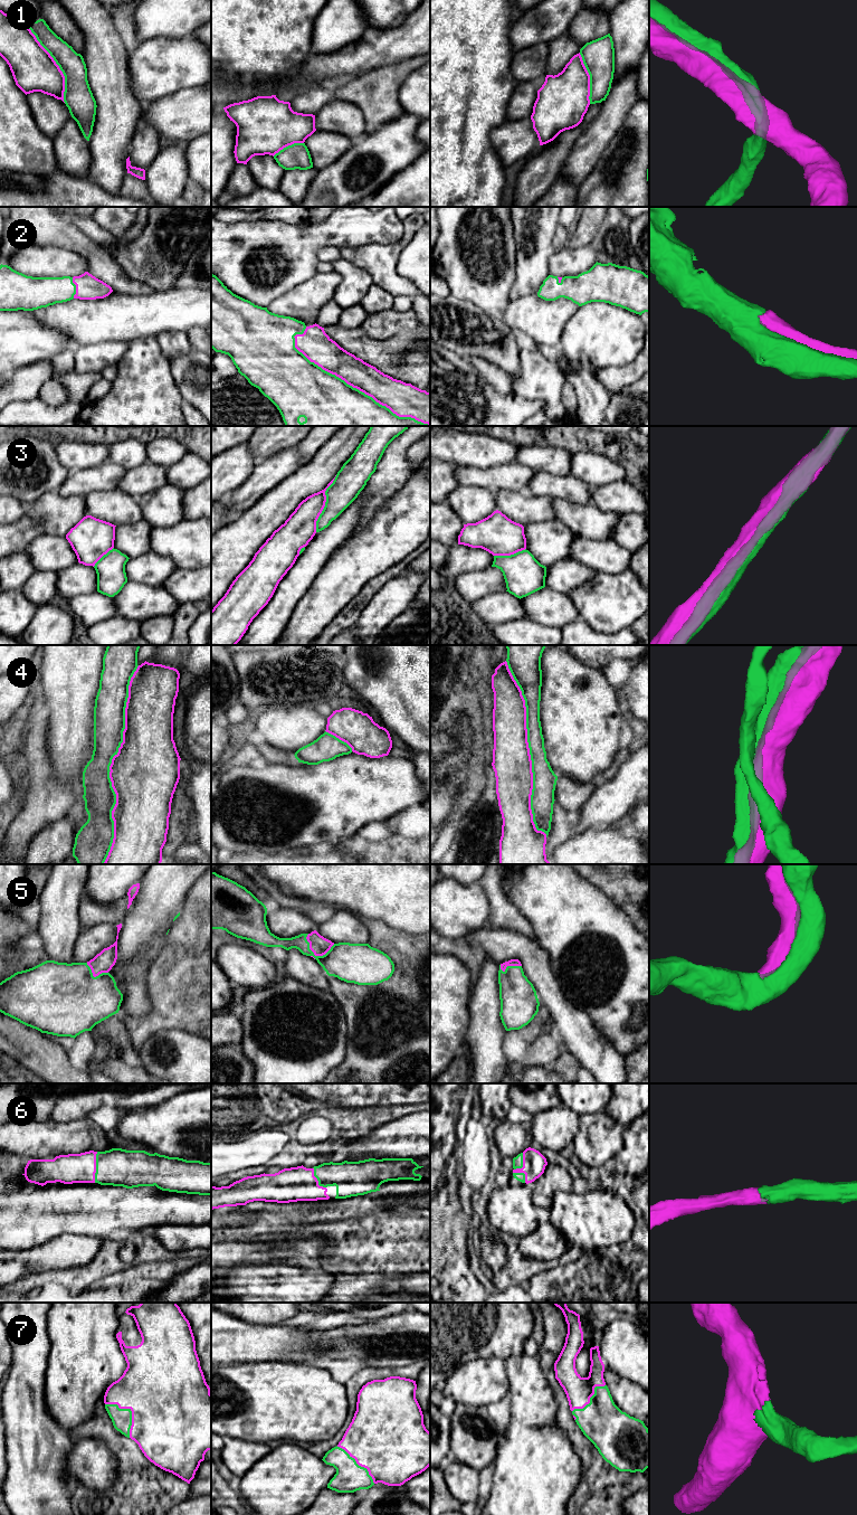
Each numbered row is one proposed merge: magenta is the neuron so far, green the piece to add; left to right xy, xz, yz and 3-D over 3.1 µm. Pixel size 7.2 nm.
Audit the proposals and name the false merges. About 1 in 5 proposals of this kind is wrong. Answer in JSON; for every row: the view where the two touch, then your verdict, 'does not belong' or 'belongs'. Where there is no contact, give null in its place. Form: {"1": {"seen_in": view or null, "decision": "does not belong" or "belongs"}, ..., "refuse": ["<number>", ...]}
{"1": {"seen_in": "xy", "decision": "belongs"}, "2": {"seen_in": "xz", "decision": "belongs"}, "3": {"seen_in": "xz", "decision": "does not belong"}, "4": {"seen_in": "xy", "decision": "belongs"}, "5": {"seen_in": "xz", "decision": "belongs"}, "6": {"seen_in": "xy", "decision": "belongs"}, "7": {"seen_in": "xy", "decision": "belongs"}, "refuse": ["3"]}

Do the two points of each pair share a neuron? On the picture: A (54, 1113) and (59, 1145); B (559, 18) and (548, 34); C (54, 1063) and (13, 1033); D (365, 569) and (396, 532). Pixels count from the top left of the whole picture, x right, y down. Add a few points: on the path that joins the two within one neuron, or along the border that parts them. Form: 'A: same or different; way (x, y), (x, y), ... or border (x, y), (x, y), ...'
A: different; border (82, 1120), (40, 1121)
B: same; way (555, 21), (548, 30)
C: same; way (44, 1057), (24, 1043)
D: same; way (368, 560), (387, 541)

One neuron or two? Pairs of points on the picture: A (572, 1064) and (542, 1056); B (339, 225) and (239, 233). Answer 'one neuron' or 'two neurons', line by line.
A: one neuron
B: one neuron

